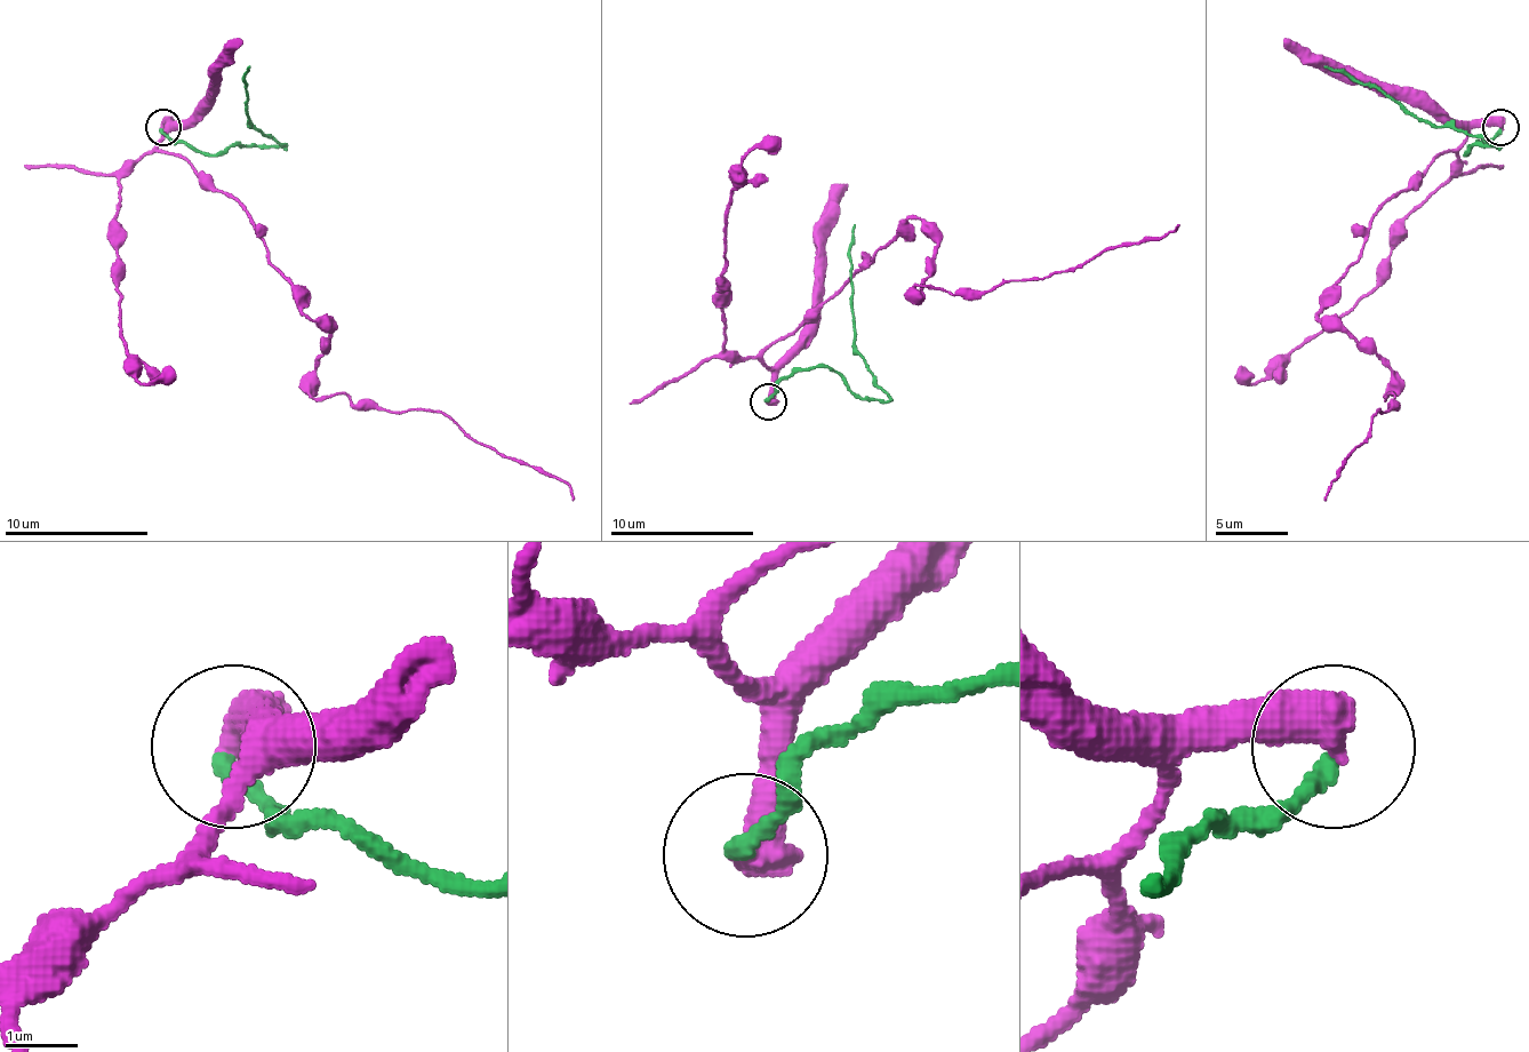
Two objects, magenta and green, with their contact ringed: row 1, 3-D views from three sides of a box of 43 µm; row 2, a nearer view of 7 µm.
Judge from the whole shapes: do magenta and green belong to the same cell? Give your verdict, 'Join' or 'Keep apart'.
Keep apart

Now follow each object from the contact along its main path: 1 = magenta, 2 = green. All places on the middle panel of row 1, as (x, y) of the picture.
1: (767, 403), (774, 373), (763, 356), (911, 218), (936, 250), (919, 291), (1073, 272), (1113, 247), (1178, 225)
2: (767, 403), (782, 381), (817, 366), (829, 366), (857, 395), (886, 395), (857, 348), (850, 279), (854, 225)

